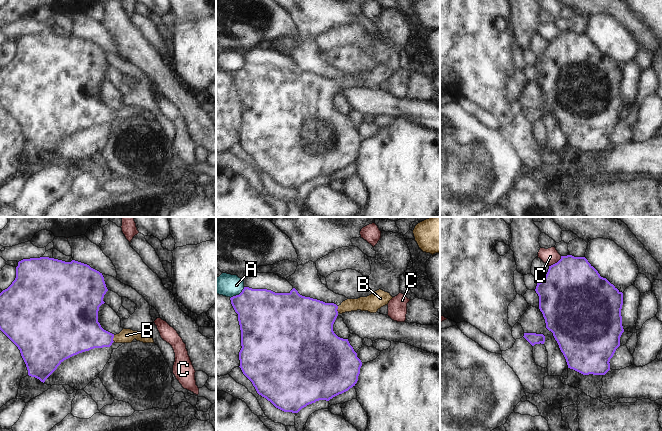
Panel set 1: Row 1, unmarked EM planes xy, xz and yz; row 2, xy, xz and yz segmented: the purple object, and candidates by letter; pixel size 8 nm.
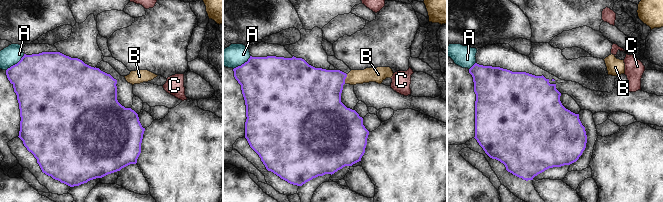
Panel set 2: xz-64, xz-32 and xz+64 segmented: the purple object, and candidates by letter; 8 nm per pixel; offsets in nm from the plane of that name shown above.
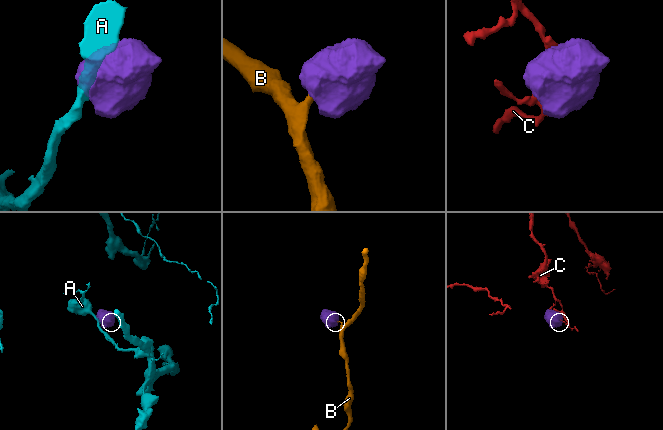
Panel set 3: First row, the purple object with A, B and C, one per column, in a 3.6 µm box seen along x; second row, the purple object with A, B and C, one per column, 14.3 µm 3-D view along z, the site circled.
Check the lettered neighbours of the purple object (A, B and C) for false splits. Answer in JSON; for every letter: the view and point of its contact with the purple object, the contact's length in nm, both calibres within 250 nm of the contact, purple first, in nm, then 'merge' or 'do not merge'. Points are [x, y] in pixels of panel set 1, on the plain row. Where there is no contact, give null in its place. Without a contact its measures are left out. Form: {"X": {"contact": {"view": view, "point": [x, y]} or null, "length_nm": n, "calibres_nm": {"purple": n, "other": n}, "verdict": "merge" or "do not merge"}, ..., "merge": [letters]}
{"A": {"contact": {"view": "xz", "point": [237, 71]}, "length_nm": 150, "calibres_nm": {"purple": 400, "other": 180}, "verdict": "do not merge"}, "B": {"contact": {"view": "xy", "point": [113, 113]}, "length_nm": 60, "calibres_nm": {"purple": 300, "other": 110}, "verdict": "merge"}, "C": {"contact": {"view": "yz", "point": [555, 39]}, "length_nm": 130, "calibres_nm": {"purple": 480, "other": 140}, "verdict": "do not merge"}, "merge": ["B"]}

